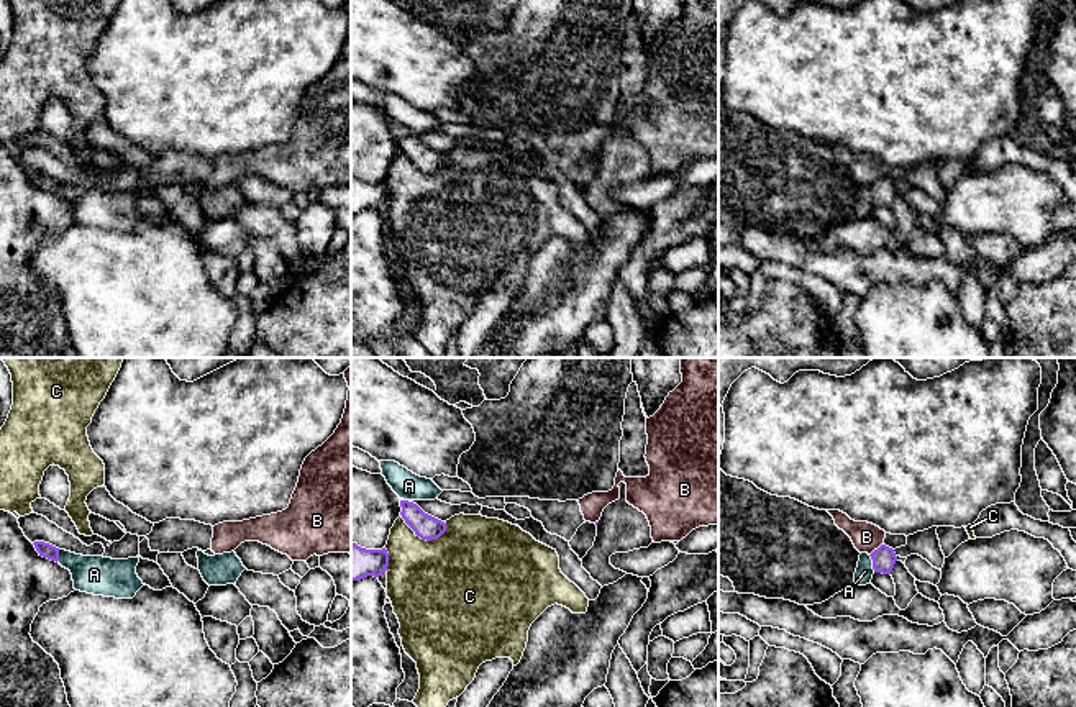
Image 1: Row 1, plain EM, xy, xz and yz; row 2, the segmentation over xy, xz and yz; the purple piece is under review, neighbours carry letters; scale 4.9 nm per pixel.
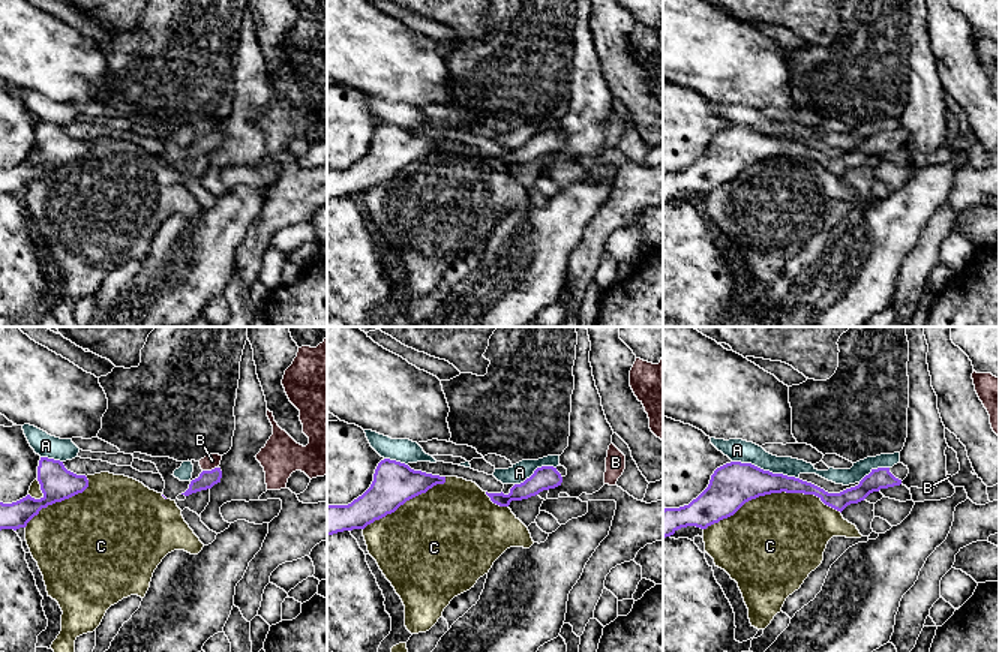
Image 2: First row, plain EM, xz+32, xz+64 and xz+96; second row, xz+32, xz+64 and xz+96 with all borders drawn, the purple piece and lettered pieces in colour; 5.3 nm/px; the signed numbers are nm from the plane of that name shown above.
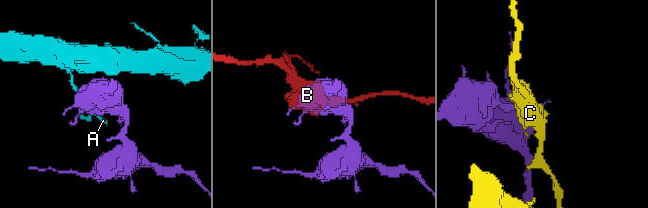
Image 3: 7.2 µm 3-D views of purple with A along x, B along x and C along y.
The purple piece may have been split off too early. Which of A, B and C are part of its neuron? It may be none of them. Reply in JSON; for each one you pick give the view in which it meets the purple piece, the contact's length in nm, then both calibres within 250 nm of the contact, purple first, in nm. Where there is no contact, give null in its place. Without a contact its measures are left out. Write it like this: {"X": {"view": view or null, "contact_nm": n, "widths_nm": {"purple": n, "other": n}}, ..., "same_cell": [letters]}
{"same_cell": []}

